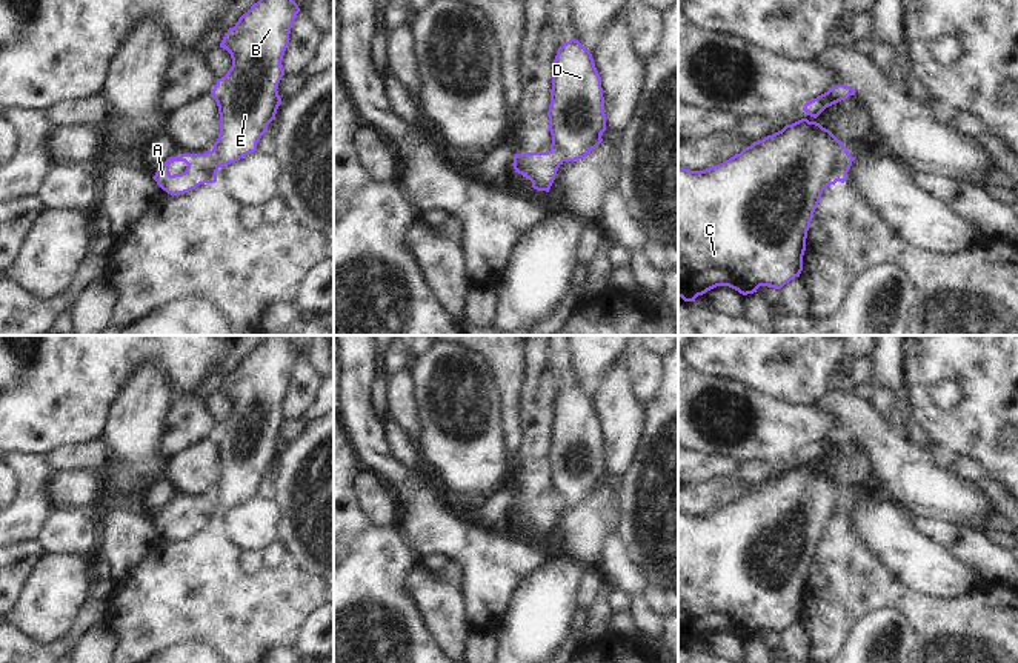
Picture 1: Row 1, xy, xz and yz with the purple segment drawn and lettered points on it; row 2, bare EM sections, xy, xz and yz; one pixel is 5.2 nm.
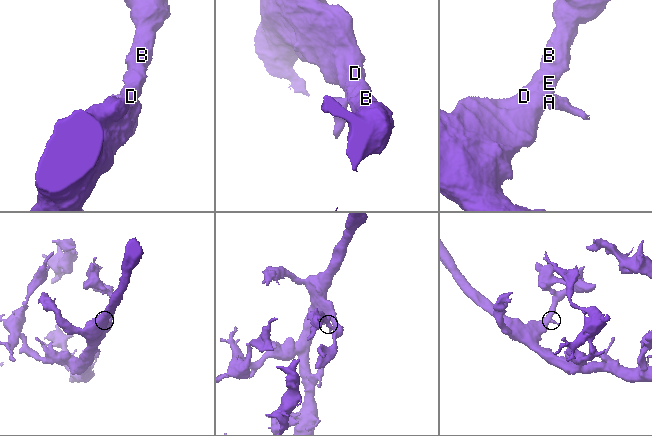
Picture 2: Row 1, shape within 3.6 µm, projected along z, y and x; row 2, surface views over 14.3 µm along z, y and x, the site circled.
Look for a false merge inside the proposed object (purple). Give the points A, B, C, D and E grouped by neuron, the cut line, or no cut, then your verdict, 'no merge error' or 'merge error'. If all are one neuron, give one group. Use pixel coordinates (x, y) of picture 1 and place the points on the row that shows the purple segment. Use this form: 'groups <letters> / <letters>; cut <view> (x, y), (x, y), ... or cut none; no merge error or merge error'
groups A / B C D E; cut yz (848, 151), (841, 156), (837, 180); merge error

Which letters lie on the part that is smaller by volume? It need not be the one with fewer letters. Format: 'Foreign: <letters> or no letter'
Foreign: A

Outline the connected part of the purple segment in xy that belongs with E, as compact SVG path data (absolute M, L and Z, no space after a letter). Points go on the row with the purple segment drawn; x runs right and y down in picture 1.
M258 0L225 34L220 48L232 58L228 74L211 91L220 114L212 154L218 168L257 151L281 103L278 83L298 5L294 0Z

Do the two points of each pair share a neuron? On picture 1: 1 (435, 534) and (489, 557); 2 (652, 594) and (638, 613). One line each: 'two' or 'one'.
1: one
2: two

